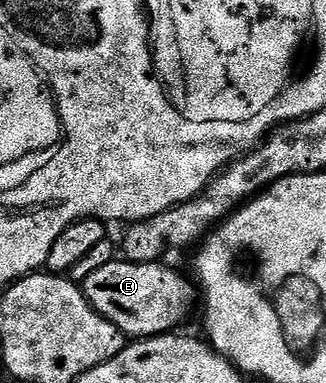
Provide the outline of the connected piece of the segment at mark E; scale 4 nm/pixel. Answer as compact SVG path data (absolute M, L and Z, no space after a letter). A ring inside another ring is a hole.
M115 260L92 272L82 283L88 303L103 318L113 322L132 340L153 338L181 329L180 325L198 306L198 290L193 279L160 262ZM193 286L193 287L192 287Z

